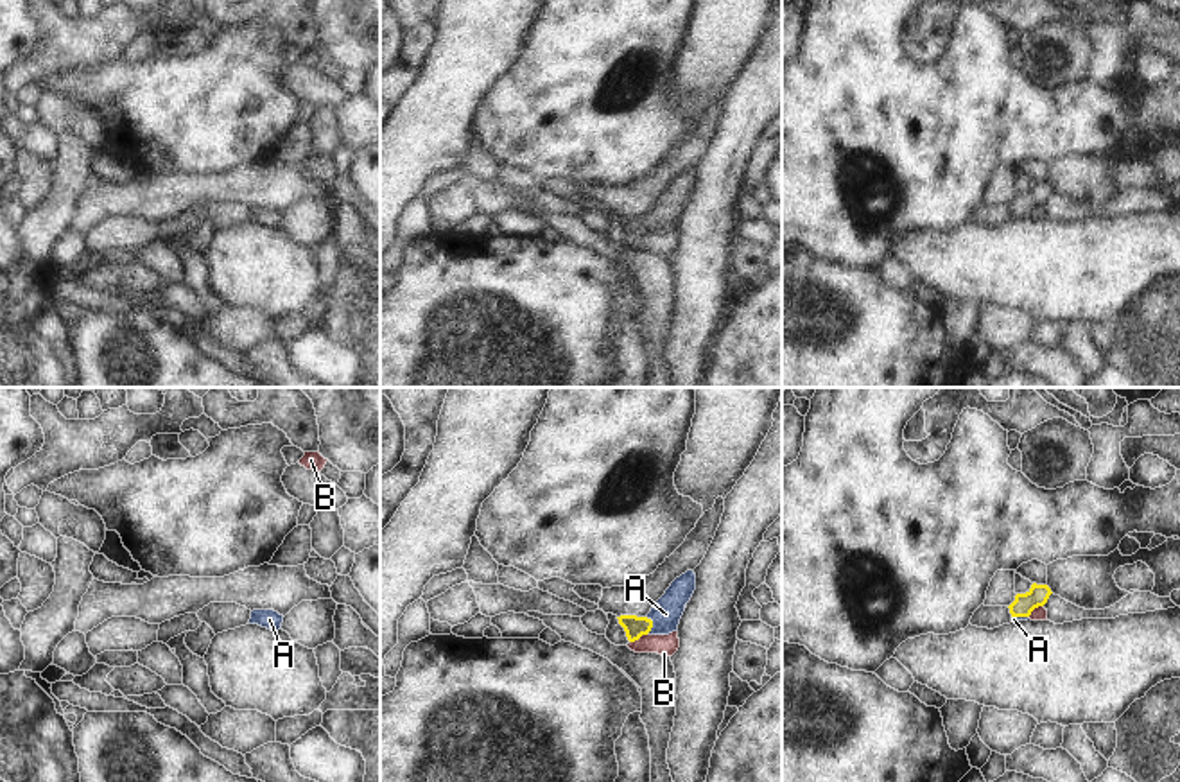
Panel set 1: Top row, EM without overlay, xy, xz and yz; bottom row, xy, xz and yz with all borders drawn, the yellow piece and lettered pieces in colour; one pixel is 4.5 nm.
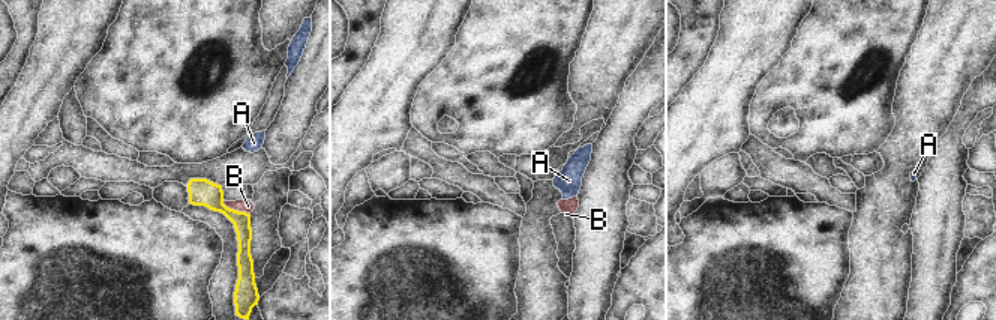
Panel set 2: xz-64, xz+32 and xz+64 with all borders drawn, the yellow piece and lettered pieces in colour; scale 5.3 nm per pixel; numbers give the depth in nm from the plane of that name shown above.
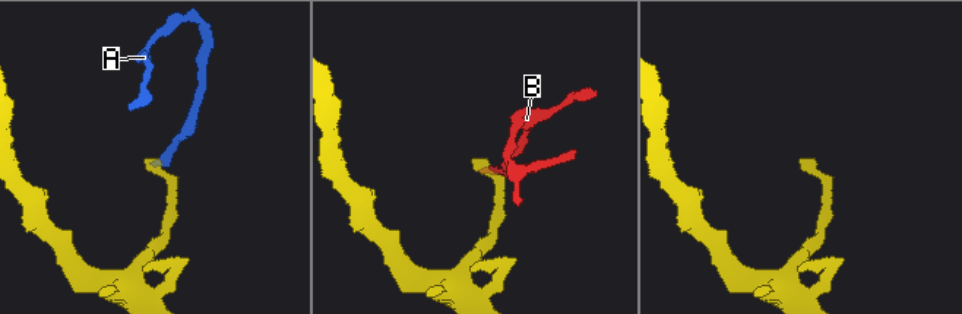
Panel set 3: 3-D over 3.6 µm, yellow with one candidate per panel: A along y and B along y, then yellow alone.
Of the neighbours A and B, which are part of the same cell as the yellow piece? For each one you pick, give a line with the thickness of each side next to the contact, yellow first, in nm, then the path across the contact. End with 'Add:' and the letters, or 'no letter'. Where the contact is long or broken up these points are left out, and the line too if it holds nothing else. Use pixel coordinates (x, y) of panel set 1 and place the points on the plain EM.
A: 100/140 nm | across xz (635, 225), (651, 223), (666, 212)
Add: A

